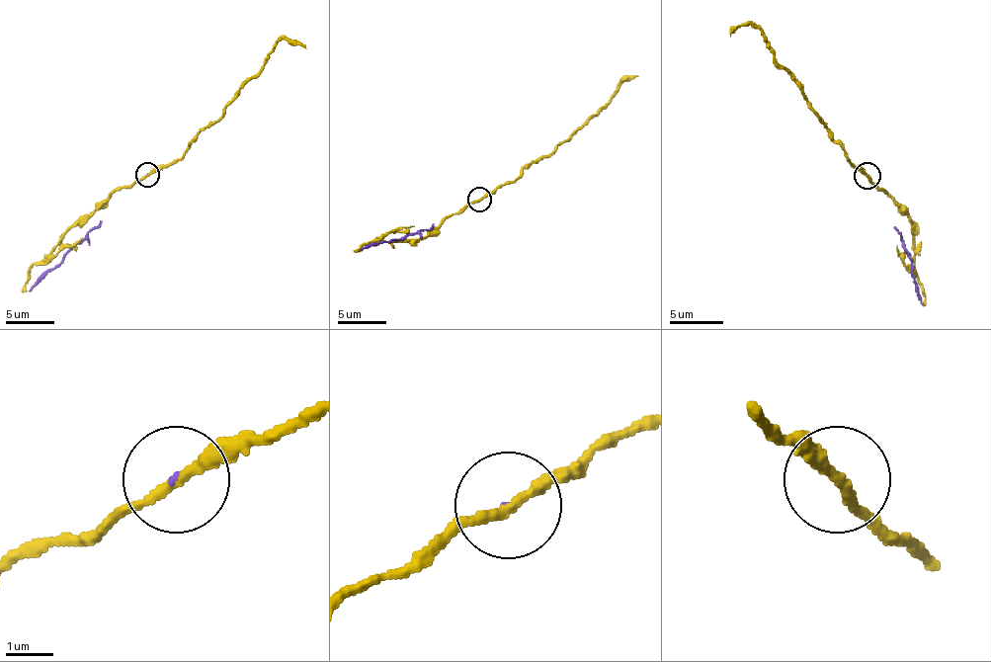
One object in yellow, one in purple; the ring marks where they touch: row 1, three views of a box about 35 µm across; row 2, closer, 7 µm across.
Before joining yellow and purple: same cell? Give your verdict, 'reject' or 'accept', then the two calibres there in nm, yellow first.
reject | 220/50 nm

